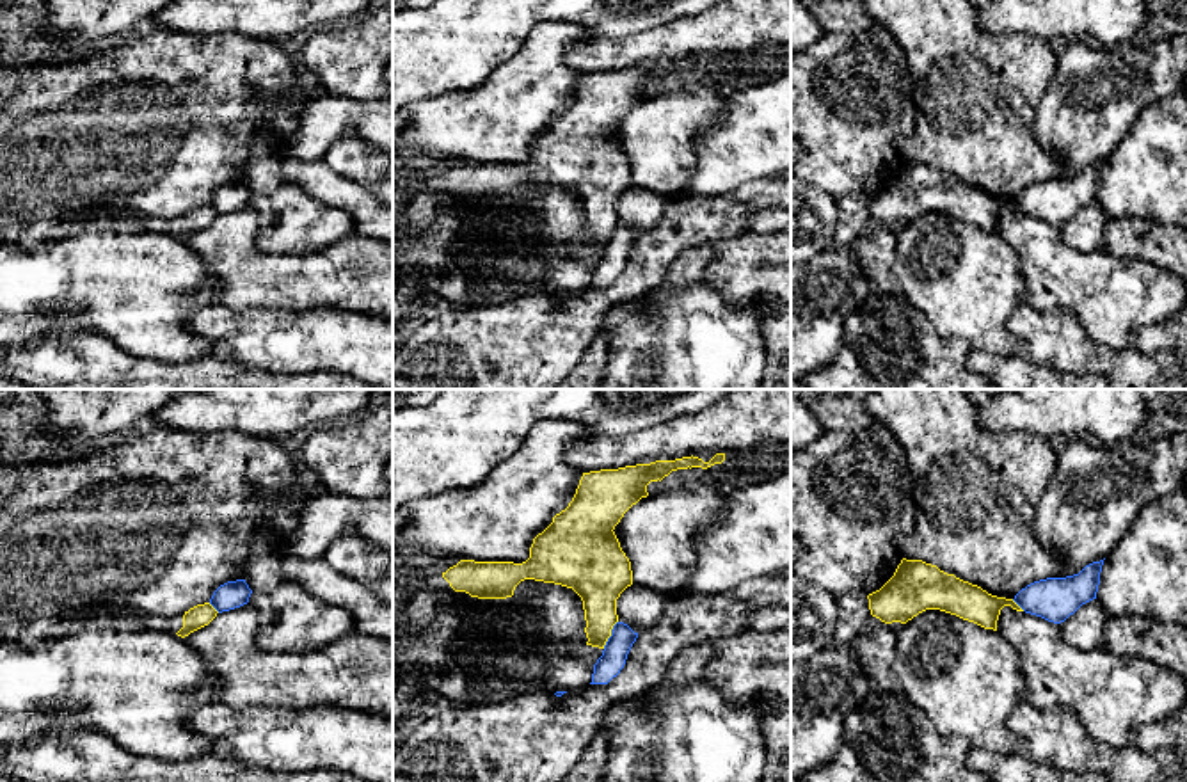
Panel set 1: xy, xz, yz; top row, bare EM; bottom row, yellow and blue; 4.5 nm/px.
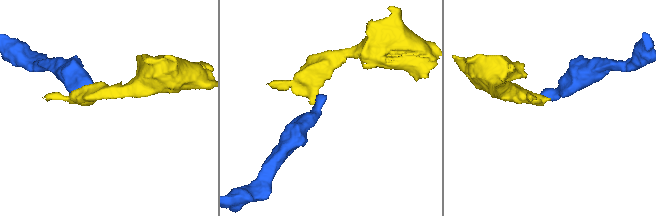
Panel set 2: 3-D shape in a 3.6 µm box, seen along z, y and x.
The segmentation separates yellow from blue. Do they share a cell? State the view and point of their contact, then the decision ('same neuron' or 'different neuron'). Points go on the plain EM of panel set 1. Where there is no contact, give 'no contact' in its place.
contact xz (610, 237); different neuron

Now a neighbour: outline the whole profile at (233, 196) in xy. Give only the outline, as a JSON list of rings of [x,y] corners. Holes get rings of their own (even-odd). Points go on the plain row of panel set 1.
[[[245,181],[227,183],[213,194],[210,206],[219,215],[229,213],[229,211],[247,206],[251,196],[252,196],[252,192],[245,185]]]

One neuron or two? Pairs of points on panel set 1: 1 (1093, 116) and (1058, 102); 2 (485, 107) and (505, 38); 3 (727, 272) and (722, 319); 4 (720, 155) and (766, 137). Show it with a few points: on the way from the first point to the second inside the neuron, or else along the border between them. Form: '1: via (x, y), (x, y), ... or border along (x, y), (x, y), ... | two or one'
1: via (1084, 116), (1067, 111) | one
2: border along (525, 36), (525, 41), (487, 77), (461, 89) | two
3: border along (685, 285), (711, 285), (727, 303), (756, 297) | two
4: via (731, 151), (756, 137) | one

